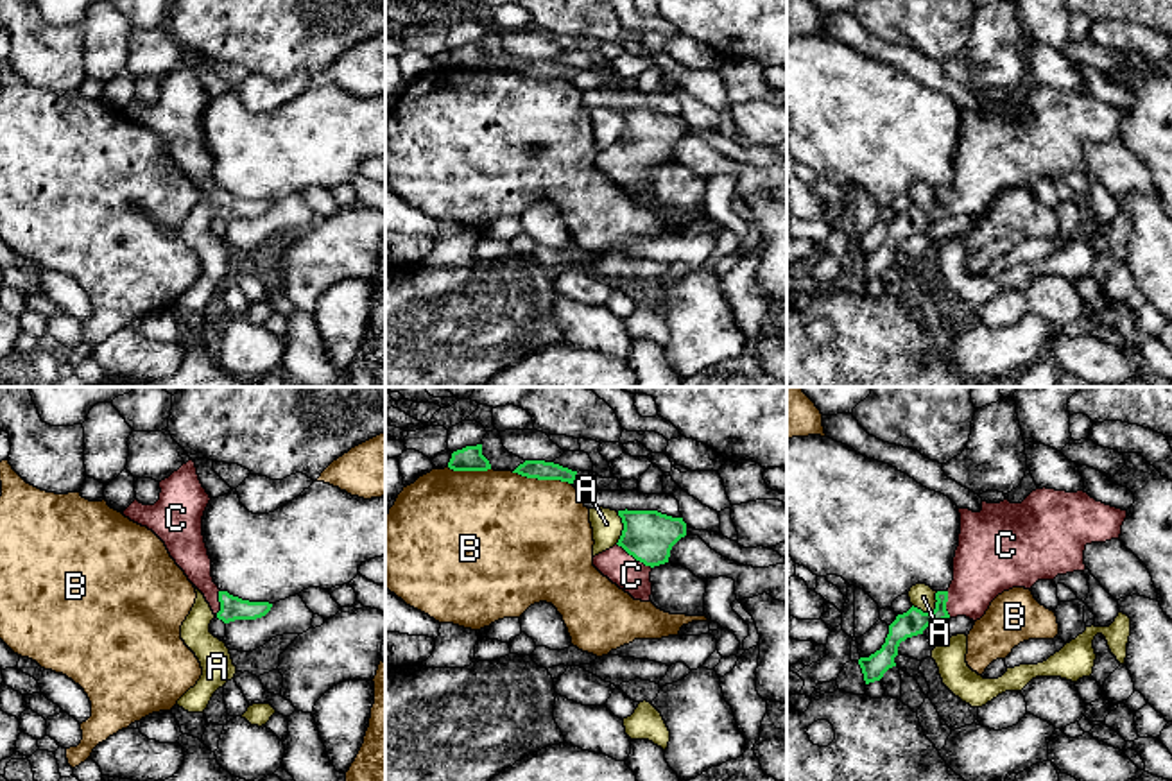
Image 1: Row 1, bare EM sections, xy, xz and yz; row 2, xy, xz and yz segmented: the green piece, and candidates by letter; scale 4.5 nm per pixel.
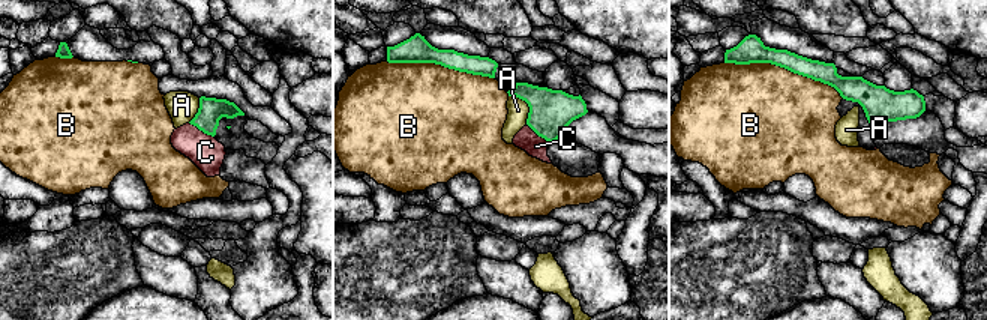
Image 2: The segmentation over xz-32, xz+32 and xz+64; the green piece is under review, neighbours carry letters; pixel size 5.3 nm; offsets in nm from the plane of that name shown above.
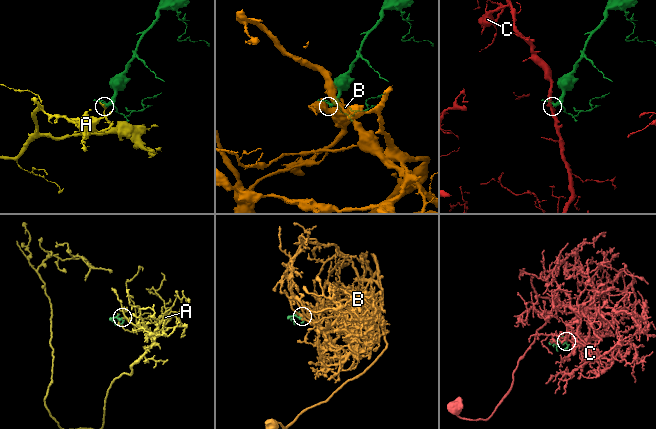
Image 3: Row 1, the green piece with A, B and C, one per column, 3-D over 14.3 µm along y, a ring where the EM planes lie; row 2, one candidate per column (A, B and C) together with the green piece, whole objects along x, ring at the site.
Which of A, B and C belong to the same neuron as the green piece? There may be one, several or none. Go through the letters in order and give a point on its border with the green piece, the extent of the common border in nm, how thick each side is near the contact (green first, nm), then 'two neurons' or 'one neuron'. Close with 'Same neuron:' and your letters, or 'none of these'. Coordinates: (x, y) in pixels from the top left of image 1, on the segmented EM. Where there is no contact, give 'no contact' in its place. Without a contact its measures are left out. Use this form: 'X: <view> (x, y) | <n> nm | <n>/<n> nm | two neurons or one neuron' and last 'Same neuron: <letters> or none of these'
A: yz (932, 611) | 140 nm | 120/110 nm | two neurons
B: xz (542, 479) | 280 nm | 90/500 nm | two neurons
C: xz (635, 557) | 200 nm | 220/150 nm | one neuron
Same neuron: C

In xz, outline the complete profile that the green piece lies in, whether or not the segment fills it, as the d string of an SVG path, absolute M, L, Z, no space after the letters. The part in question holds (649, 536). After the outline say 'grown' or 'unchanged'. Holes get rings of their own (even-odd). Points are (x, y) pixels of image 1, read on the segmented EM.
M625 509L618 516L622 536L613 548L593 557L593 566L634 600L651 602L651 571L668 562L672 546L686 536L686 523L658 511Z; grown

